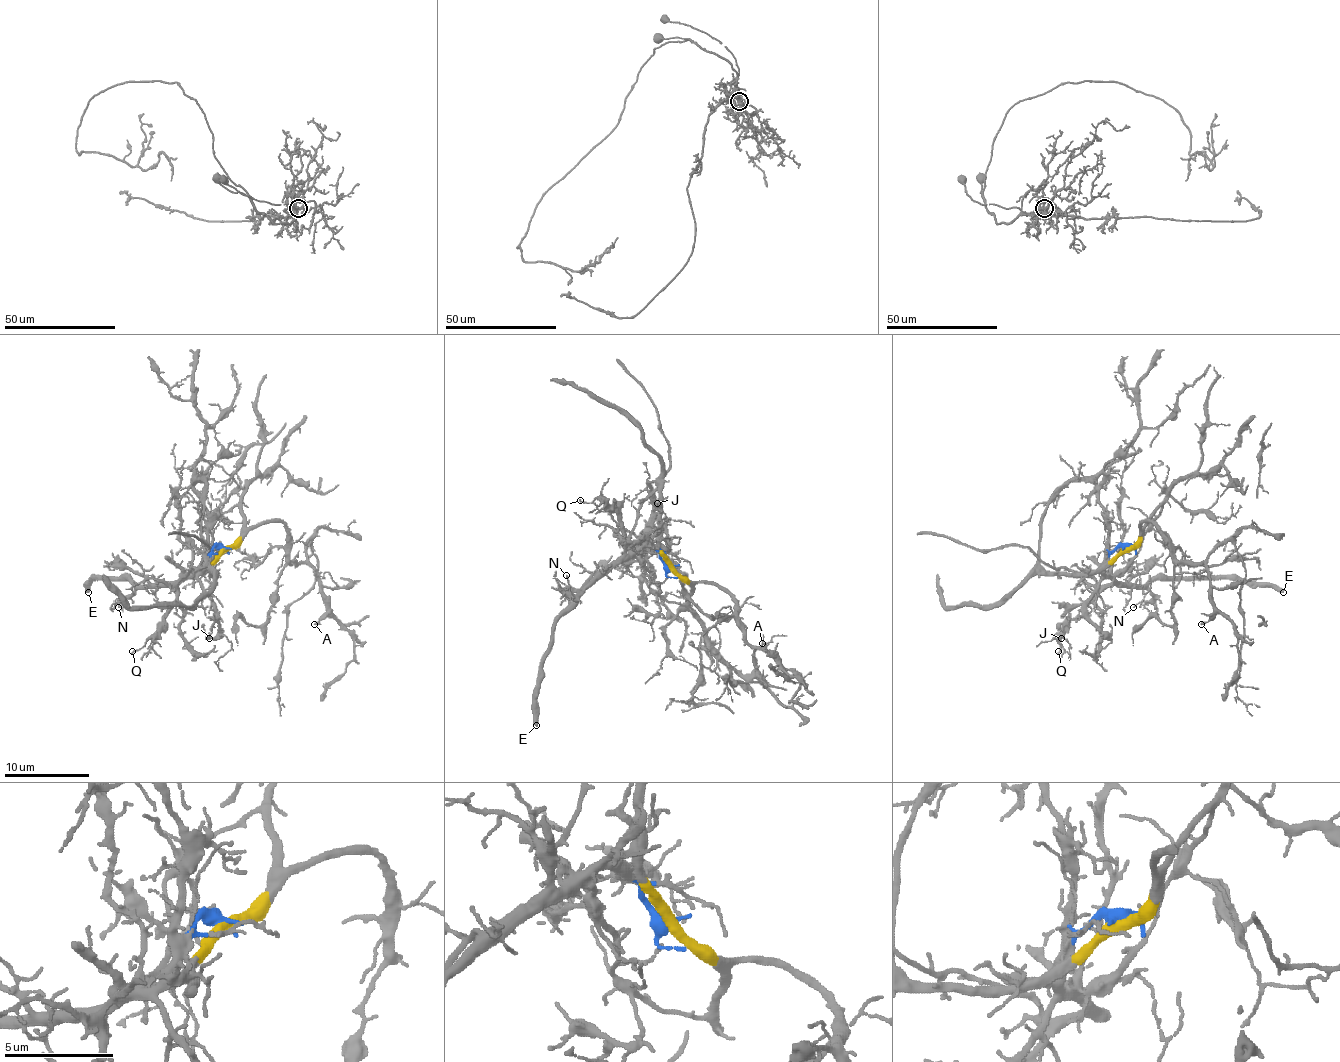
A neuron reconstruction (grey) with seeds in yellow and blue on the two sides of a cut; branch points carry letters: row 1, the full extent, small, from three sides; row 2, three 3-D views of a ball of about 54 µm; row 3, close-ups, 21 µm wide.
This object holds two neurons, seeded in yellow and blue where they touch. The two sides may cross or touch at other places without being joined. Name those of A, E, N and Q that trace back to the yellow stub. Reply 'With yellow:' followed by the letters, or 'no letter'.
With yellow: A

